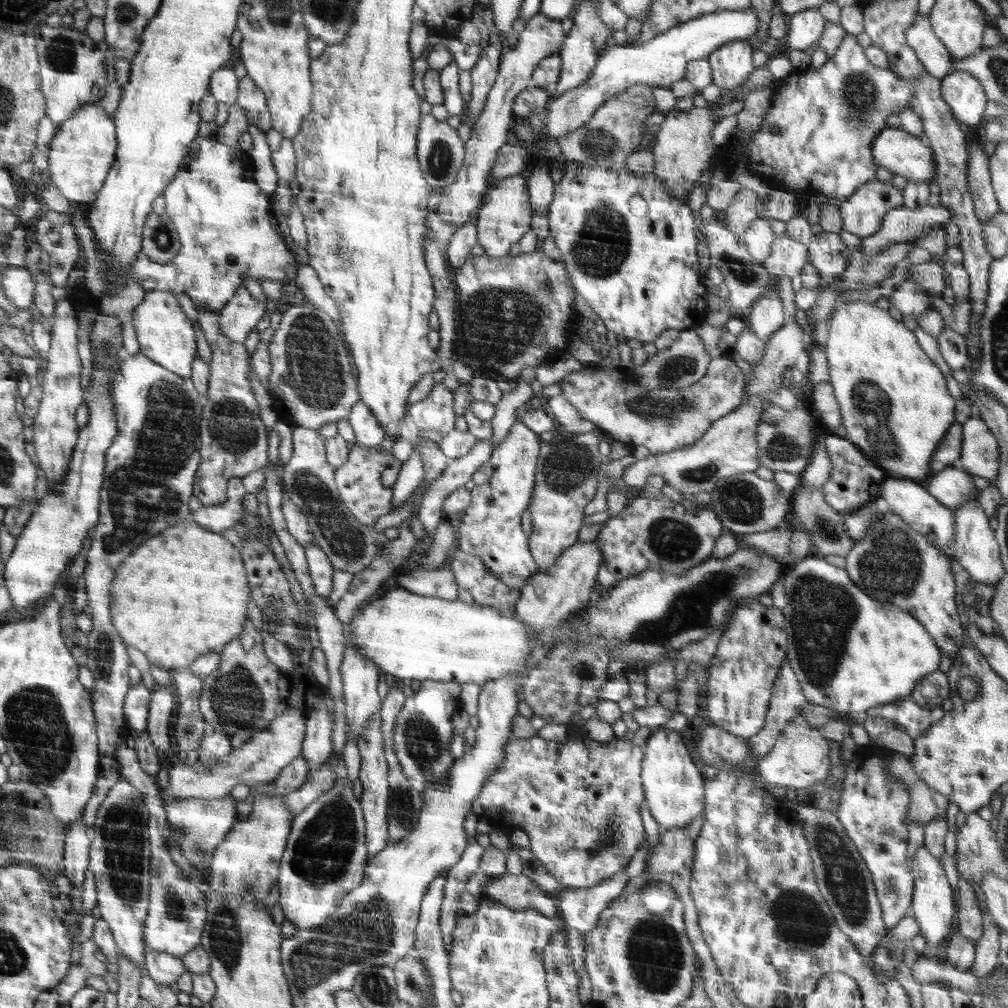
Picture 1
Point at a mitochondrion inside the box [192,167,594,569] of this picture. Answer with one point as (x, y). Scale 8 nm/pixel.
(500, 322)

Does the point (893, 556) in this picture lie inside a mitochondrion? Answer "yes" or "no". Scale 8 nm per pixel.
yes

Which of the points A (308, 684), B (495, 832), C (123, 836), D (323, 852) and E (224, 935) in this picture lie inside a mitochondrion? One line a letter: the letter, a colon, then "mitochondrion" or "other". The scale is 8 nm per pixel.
A: other
B: other
C: mitochondrion
D: mitochondrion
E: mitochondrion

